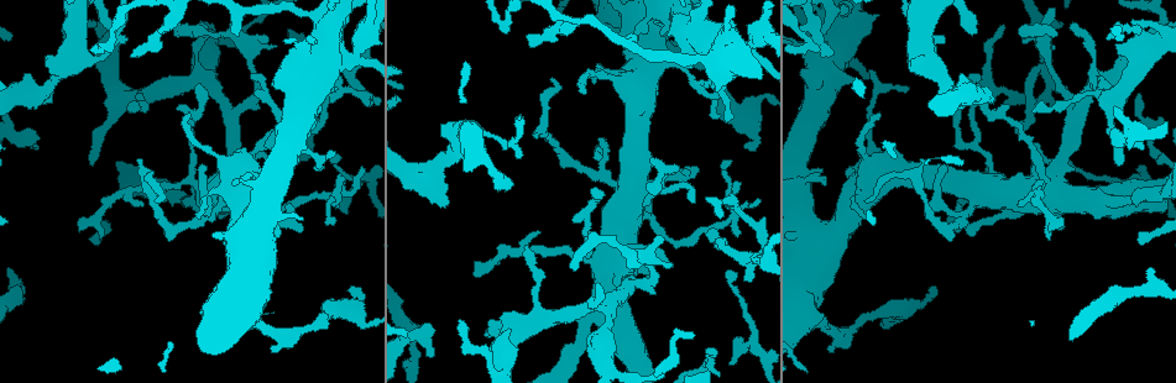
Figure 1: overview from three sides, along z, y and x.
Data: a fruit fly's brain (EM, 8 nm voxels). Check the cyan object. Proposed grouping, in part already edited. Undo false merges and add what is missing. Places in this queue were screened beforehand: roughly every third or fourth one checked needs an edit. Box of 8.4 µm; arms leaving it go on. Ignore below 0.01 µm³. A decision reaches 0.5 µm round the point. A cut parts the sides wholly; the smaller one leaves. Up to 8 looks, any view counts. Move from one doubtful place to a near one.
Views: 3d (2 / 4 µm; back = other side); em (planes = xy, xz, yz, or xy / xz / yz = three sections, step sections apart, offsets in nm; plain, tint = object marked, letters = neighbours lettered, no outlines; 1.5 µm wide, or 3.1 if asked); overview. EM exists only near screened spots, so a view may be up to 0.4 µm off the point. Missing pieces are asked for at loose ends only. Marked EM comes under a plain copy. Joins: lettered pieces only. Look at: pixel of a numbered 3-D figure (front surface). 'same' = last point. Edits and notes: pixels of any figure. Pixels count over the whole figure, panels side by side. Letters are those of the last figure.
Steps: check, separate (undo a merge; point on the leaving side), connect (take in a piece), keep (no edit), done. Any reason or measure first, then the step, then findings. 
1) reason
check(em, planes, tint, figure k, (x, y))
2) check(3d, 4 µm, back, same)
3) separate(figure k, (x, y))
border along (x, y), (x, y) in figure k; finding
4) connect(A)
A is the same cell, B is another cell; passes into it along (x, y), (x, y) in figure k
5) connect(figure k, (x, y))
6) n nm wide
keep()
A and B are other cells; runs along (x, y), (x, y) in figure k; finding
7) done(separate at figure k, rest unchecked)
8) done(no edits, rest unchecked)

free end
check(em, planes, letters, figure 1, (830, 351))

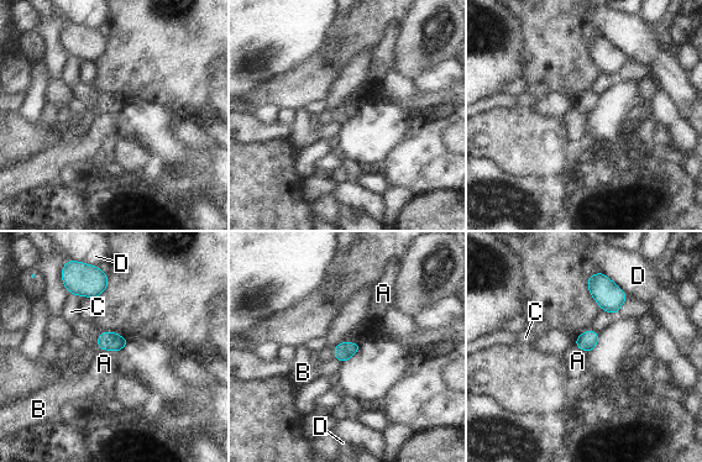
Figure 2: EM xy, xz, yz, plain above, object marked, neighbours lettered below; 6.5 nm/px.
keep()
A, B, C and D are other cells; border along (341, 341), (360, 342) in figure 2; no lettered piece goes on from it

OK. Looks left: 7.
tapers out
check(3d, 2 µm, figure 1, (177, 110))

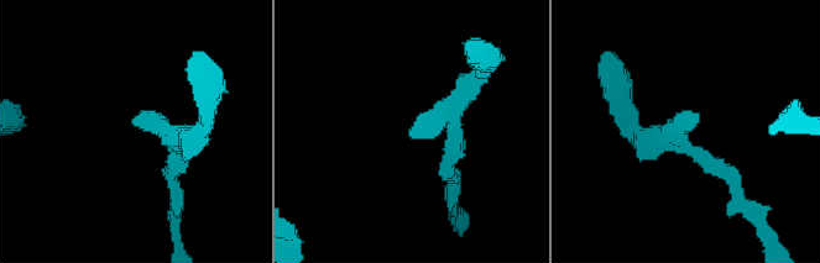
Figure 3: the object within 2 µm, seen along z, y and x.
now the EM
check(em, planes, tint, figure 3, (410, 135))

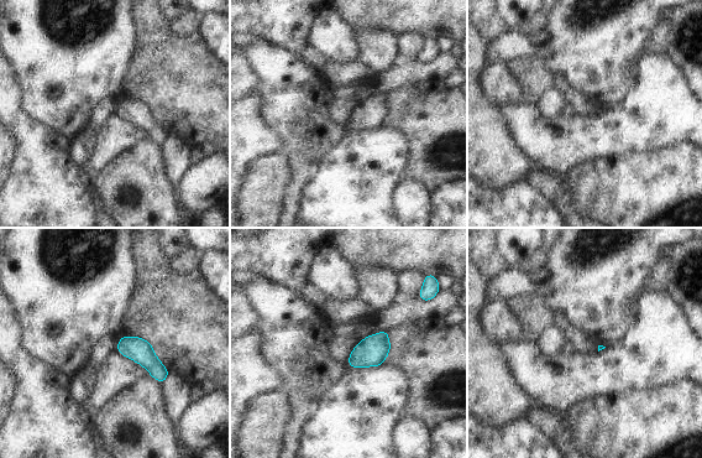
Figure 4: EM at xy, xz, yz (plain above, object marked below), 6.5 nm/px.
what lies round it
check(em, planes, letters, same)

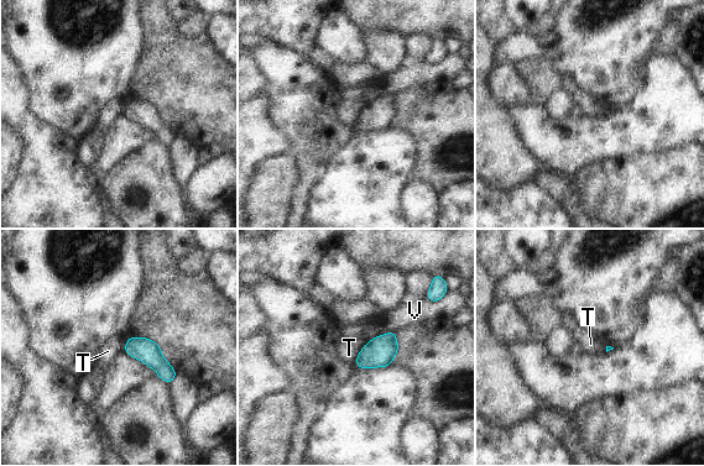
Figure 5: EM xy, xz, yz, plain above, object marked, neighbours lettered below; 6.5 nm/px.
keep()
T and V are other cells; border along (365, 344), (354, 362) in figure 5; none of them fits

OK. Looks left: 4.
end of a long branch
check(em, planes, tint, figure 1, (711, 351))

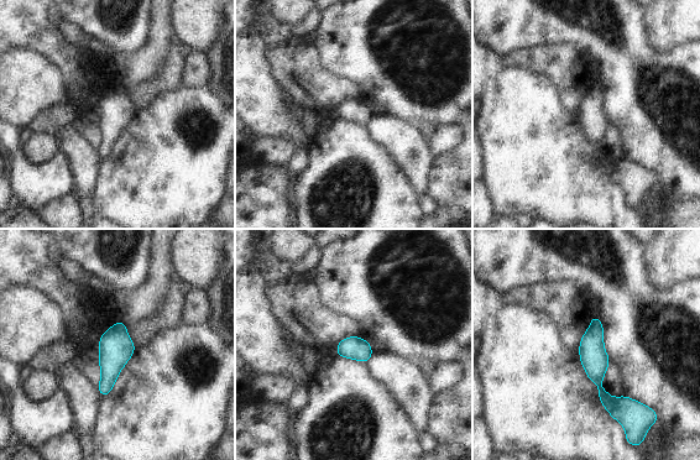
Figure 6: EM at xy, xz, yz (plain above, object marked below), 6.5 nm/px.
see the neighbours
check(em, planes, letters, same)

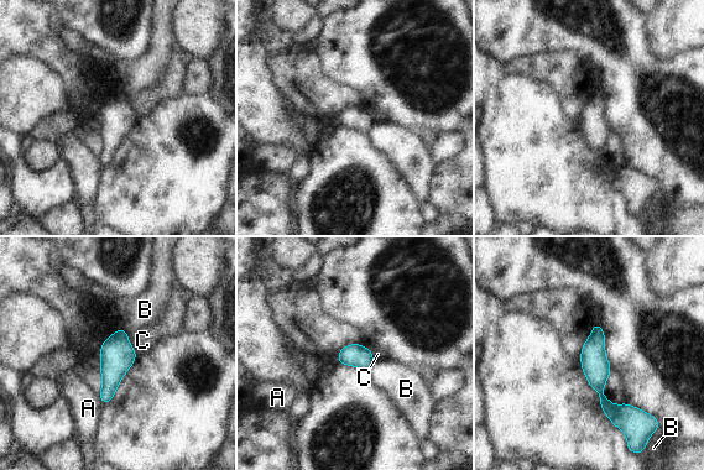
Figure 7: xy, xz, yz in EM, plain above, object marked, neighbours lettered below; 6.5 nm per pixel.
keep()
A, B and C are other cells; border along (126, 332), (126, 339), (137, 354) in figure 7; none of them fits

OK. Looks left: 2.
done(no edits, rest unchecked)

